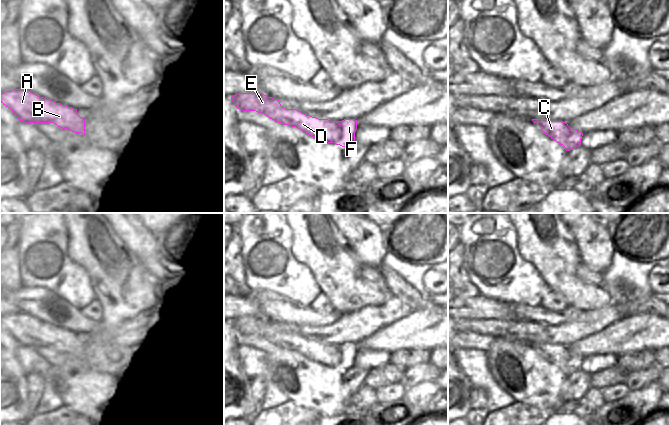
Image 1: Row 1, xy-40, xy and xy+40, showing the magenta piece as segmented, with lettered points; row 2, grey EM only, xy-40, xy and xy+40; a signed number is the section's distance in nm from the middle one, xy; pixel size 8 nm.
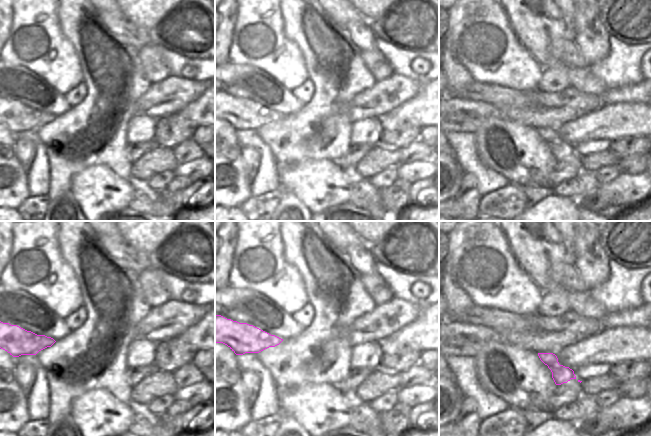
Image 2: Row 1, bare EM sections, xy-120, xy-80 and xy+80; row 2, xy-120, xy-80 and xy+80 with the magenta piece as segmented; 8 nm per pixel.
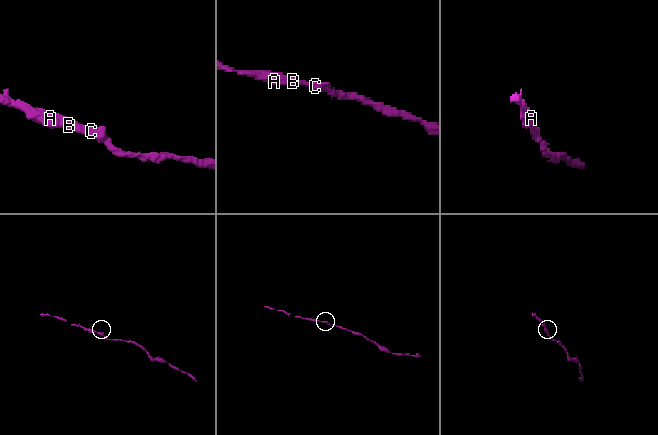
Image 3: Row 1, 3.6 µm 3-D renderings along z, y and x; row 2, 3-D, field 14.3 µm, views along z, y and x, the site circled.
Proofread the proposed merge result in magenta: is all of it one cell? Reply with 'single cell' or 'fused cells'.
single cell

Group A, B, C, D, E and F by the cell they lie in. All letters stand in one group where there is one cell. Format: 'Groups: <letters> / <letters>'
Groups: A B C D E F.

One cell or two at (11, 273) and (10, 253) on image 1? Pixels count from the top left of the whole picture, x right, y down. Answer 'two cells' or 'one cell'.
one cell

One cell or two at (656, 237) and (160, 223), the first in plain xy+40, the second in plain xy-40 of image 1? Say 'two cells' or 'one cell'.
two cells

